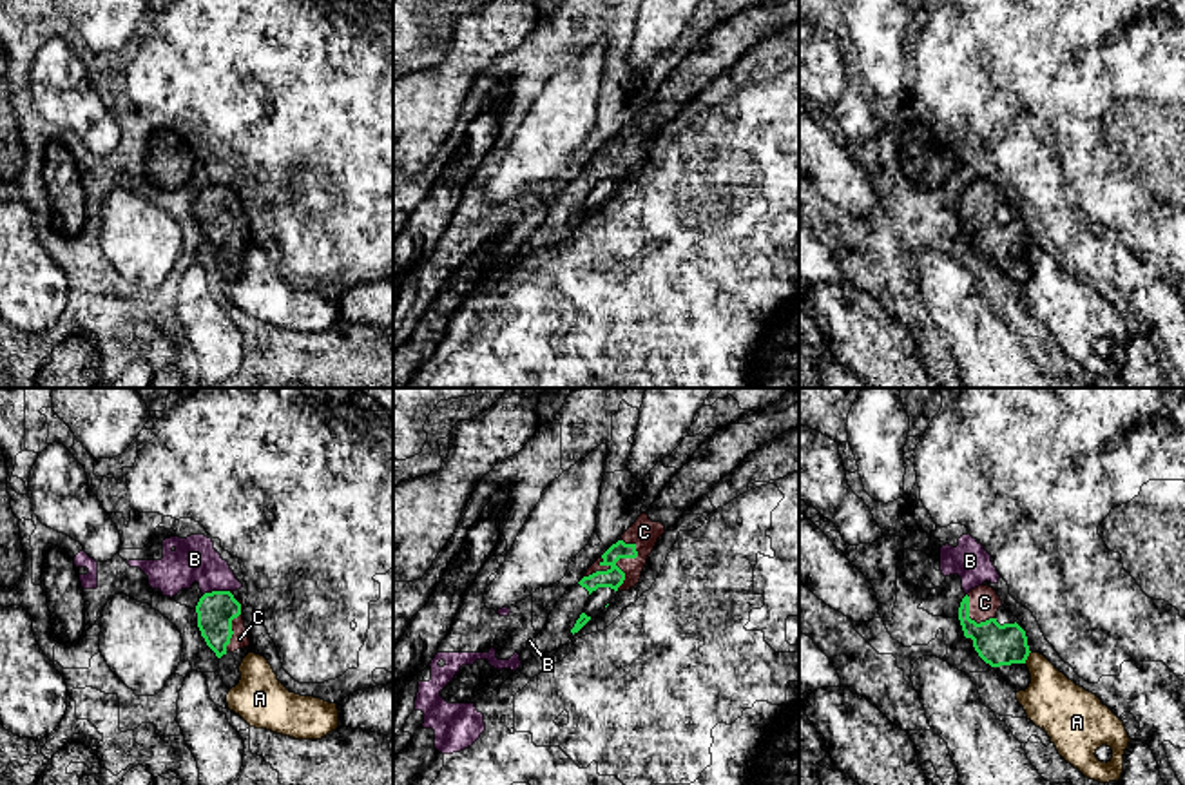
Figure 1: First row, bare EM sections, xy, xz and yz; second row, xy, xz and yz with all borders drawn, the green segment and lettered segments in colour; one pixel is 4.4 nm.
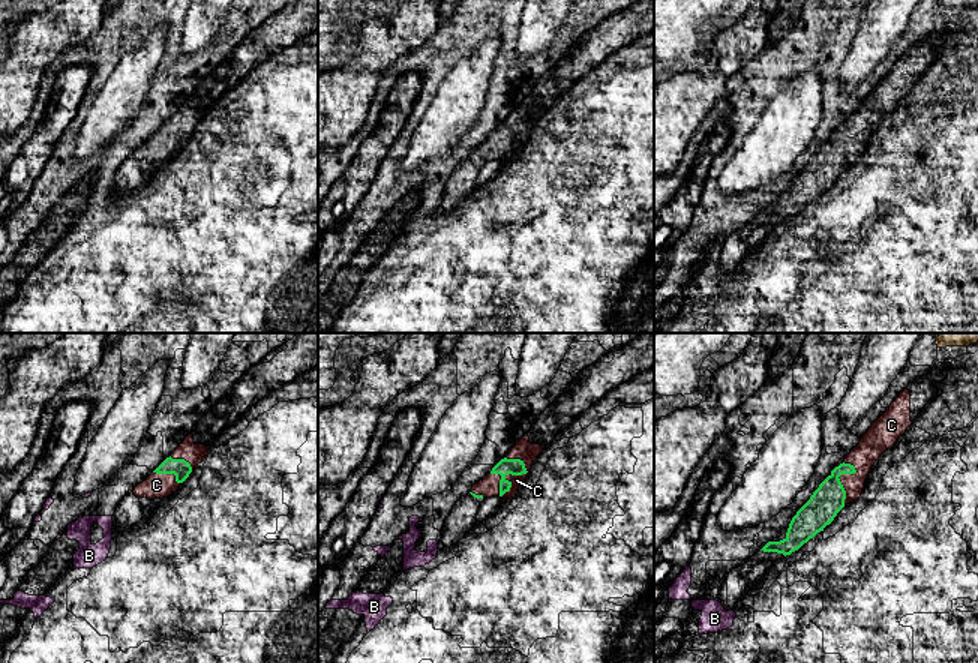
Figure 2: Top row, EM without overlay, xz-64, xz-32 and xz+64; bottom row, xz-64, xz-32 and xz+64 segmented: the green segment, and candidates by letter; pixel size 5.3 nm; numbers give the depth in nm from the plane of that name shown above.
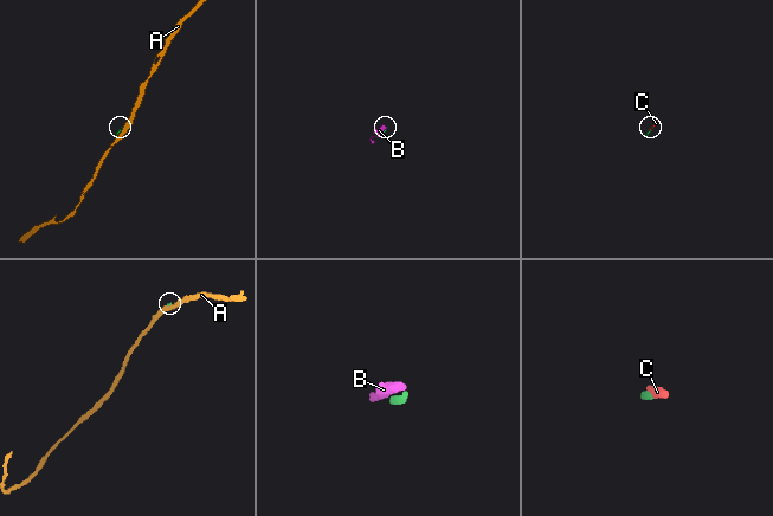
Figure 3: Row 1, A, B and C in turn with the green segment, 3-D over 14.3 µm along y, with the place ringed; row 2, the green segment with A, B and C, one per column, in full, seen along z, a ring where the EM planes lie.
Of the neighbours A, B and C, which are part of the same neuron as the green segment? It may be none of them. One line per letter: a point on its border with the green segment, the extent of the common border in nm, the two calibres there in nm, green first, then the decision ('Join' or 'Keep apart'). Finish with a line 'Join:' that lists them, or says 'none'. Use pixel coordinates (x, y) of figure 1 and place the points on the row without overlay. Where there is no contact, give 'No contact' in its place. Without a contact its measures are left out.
A: Touches green at yz (1028, 249). Shared border 60 nm. Thickness 180 nm (green) against 260 nm. Keep apart
B: Touches green at xy (216, 185). Shared border 120 nm. Thickness 170 nm (green) against 190 nm. Keep apart
C: Touches green at xz (624, 151). Shared border 240 nm. Thickness 90 nm (green) against 120 nm. Join
Join: C

